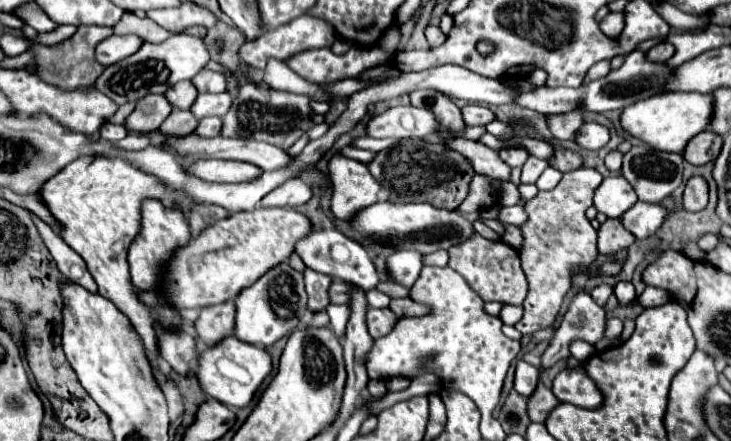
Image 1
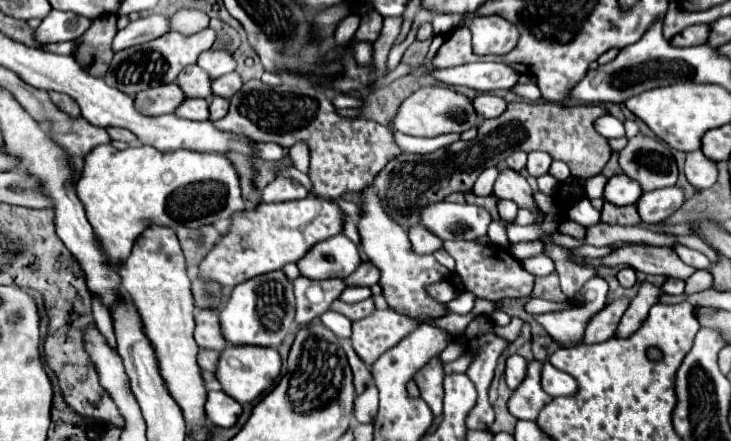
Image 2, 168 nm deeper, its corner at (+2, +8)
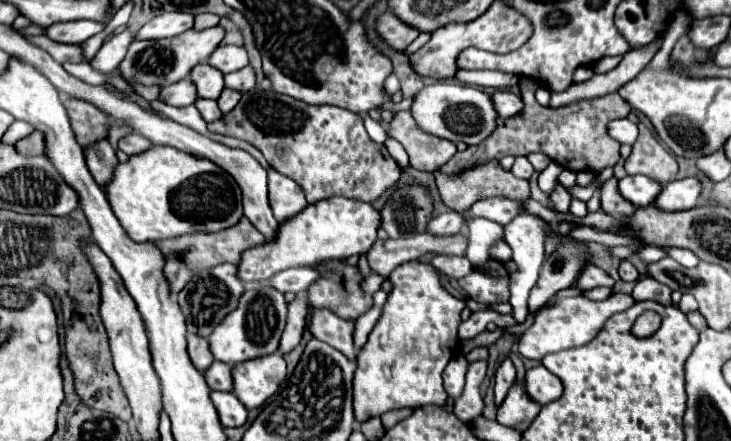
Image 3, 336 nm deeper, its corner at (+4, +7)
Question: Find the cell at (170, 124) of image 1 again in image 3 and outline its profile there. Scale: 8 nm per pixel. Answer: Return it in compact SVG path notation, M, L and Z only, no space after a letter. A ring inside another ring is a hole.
M197 98L197 100L195 100L195 106L197 106L197 110L199 110L199 114L203 116L205 122L213 122L213 120L219 120L219 118L223 116L215 100L203 100L203 98Z

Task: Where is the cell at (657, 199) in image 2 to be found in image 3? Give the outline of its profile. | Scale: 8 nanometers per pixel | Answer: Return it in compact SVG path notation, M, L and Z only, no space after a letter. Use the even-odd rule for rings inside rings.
M697 178L673 180L663 186L663 190L655 198L653 206L661 206L661 210L667 210L667 212L695 208L699 192L701 192L701 186L699 186Z

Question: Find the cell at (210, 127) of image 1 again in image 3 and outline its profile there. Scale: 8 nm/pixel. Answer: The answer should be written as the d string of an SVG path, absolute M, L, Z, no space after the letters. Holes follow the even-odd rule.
M225 88L225 90L223 90L223 94L217 98L219 110L221 110L223 114L227 114L229 110L233 110L233 108L235 108L235 104L239 102L239 98L241 98L241 94L239 94L239 92Z

